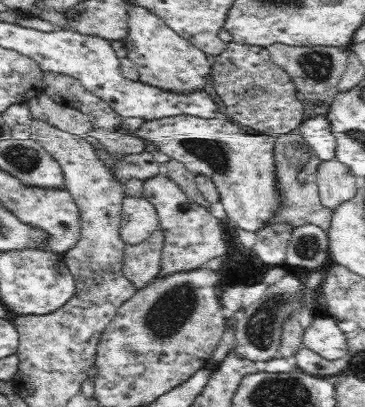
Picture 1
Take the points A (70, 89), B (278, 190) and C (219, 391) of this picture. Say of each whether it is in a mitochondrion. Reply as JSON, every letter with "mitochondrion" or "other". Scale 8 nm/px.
{"A":"other","B":"other","C":"other"}

